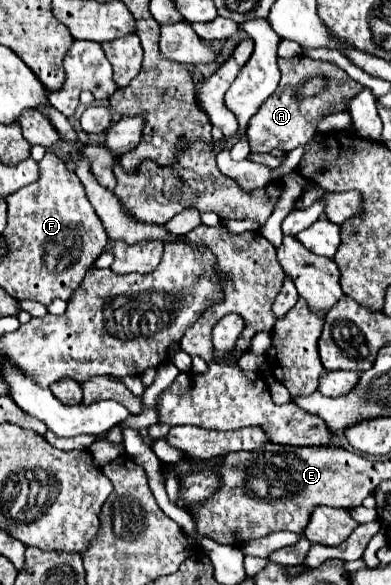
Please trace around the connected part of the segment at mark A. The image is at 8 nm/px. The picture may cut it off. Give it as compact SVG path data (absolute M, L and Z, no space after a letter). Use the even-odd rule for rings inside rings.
M297 55L291 59L279 59L277 65L281 71L279 87L271 97L267 97L267 101L261 105L261 109L249 123L247 135L249 135L249 145L251 145L253 153L269 153L275 147L289 153L295 147L307 145L315 137L317 123L323 117L337 113L337 111L345 111L347 101L357 97L361 93L361 89L365 89L361 83L353 81L343 69L339 69L335 63L329 63L329 61L313 61L305 55ZM309 77L325 77L327 87L309 101L297 101L295 99L297 85L307 81Z

